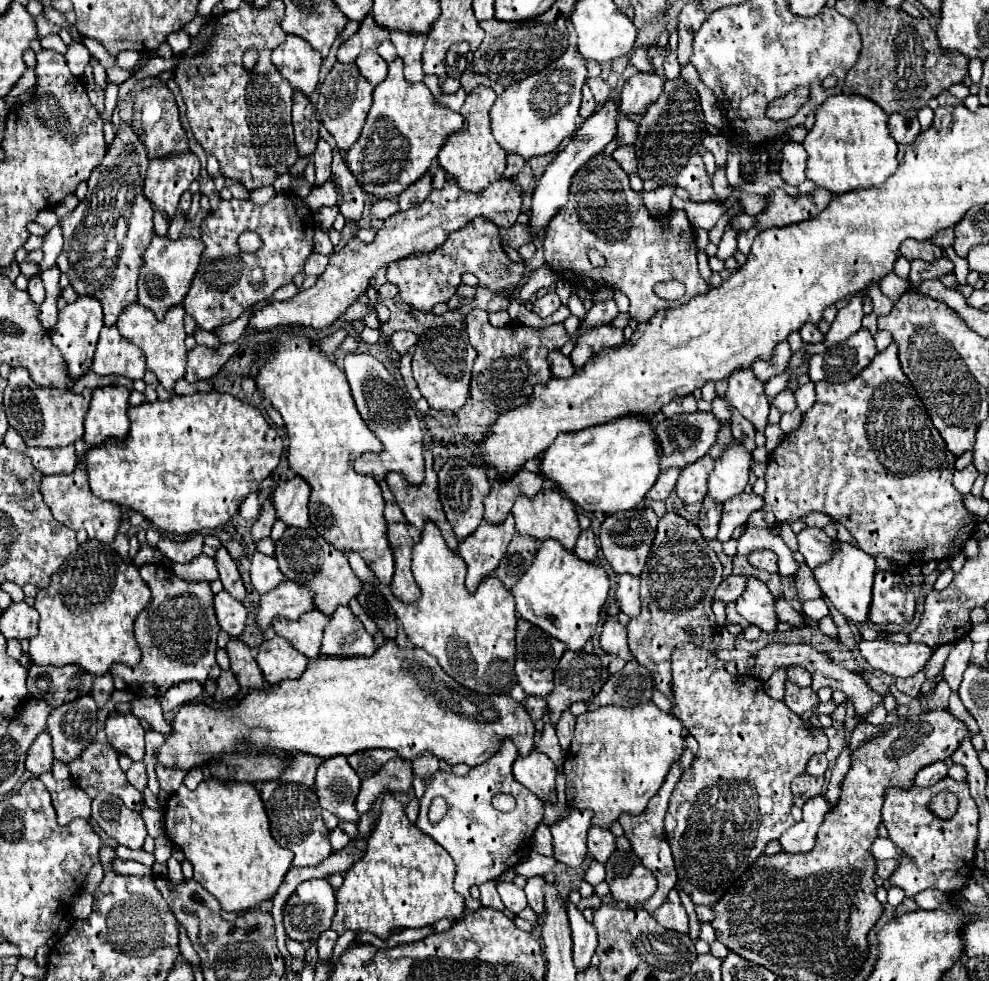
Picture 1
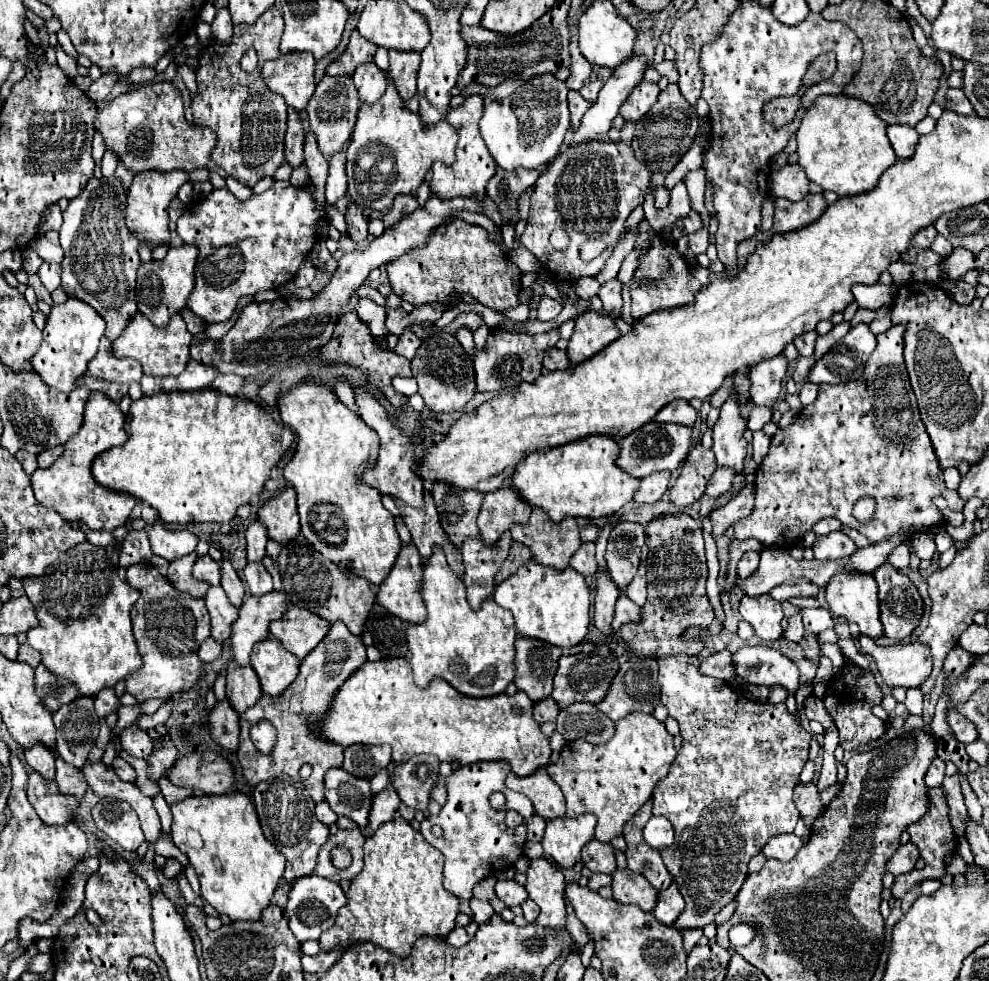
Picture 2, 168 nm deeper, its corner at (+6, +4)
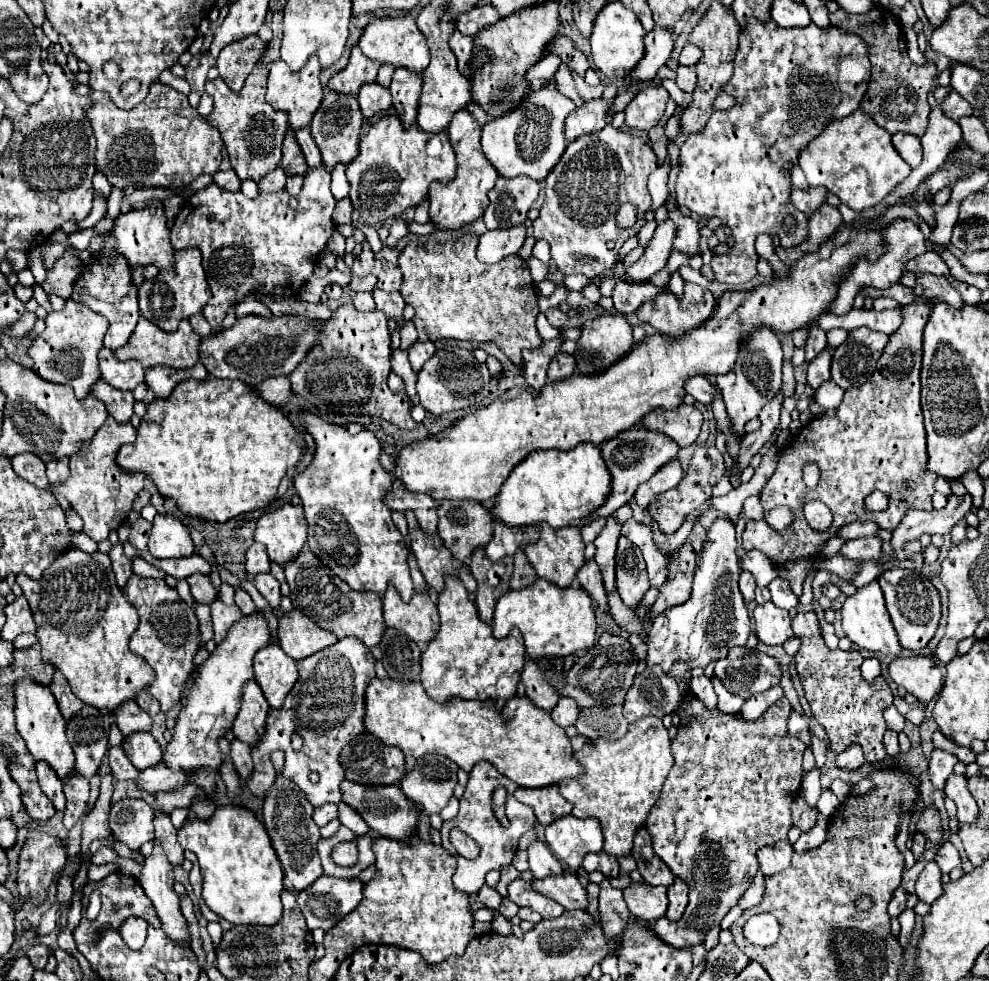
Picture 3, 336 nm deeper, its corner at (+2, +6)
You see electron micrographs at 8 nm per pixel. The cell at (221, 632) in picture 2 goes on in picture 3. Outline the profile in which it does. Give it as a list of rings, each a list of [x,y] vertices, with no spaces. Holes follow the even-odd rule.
[[[215,598],[211,602],[211,616],[213,616],[213,632],[215,632],[213,640],[221,644],[229,626],[241,618],[241,610],[237,606],[227,606],[219,598]]]

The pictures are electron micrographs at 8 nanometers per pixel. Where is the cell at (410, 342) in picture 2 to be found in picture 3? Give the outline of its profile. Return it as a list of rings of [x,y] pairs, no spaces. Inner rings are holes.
[[[417,340],[417,342],[413,342],[409,346],[407,352],[409,352],[409,360],[411,360],[413,370],[419,372],[421,366],[435,354],[435,344],[433,342],[421,342],[421,340]]]

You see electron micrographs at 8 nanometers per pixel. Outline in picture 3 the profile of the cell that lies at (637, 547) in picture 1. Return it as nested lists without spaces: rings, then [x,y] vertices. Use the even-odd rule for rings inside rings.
[[[621,536],[617,546],[617,592],[629,608],[635,608],[647,590],[649,580],[643,554],[627,536]]]

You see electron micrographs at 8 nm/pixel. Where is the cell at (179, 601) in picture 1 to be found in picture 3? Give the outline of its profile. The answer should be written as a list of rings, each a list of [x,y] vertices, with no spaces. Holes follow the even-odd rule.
[[[133,574],[127,580],[125,596],[133,600],[133,604],[139,610],[139,618],[141,618],[139,628],[131,636],[129,648],[135,654],[143,656],[147,664],[155,670],[155,680],[145,690],[159,702],[161,712],[165,714],[181,700],[179,696],[181,688],[193,668],[193,656],[201,644],[199,620],[187,602],[183,602],[181,598],[169,600],[169,586],[165,584],[165,580],[159,580],[159,578],[139,578]]]

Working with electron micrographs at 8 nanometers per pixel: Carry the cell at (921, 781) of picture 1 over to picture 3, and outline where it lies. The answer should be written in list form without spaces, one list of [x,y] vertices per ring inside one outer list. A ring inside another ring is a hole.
[[[937,748],[933,750],[933,754],[929,758],[929,776],[931,776],[935,790],[945,792],[945,782],[947,782],[949,774],[953,772],[955,764],[957,764],[957,758],[953,754],[937,750]]]

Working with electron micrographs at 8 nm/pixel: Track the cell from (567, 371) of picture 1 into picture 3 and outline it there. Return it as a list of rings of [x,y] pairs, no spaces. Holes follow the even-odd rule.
[[[559,352],[551,364],[549,364],[549,370],[547,370],[547,378],[551,382],[557,382],[557,380],[563,380],[563,378],[569,378],[571,374],[575,374],[575,358],[573,354],[565,354],[565,352]]]

